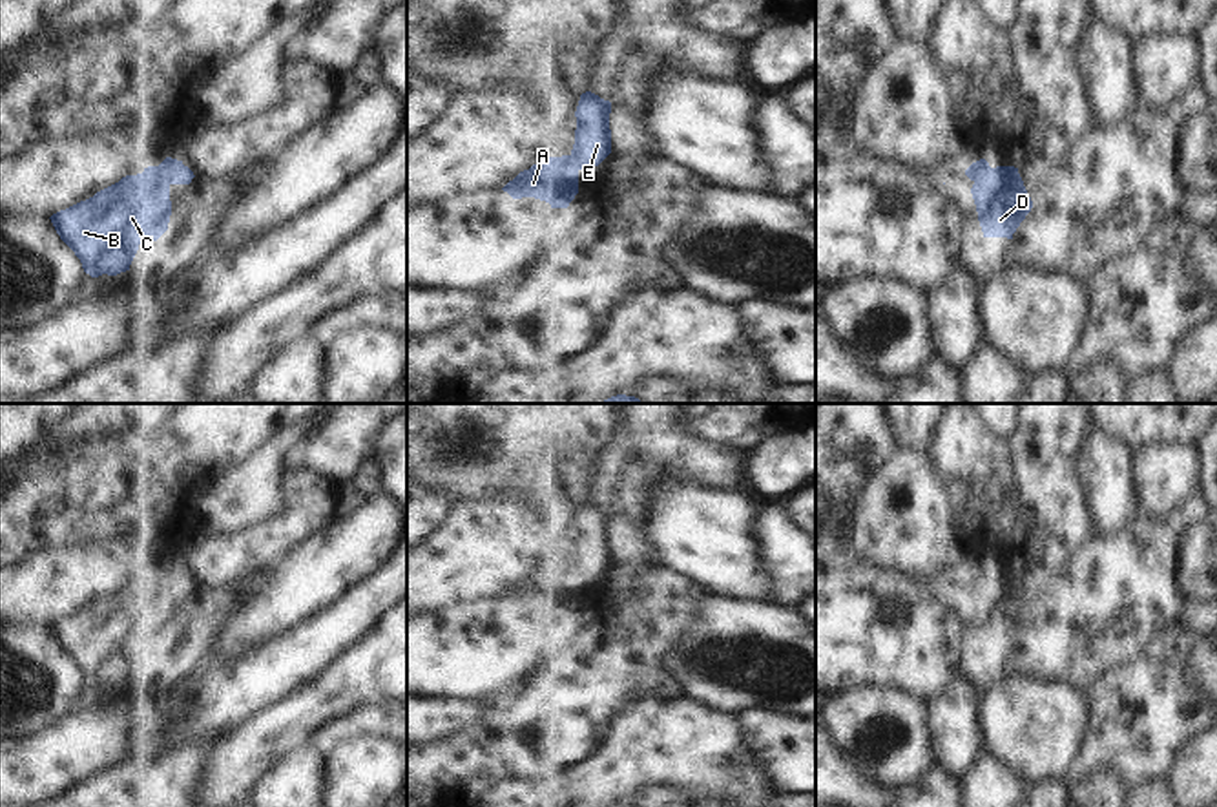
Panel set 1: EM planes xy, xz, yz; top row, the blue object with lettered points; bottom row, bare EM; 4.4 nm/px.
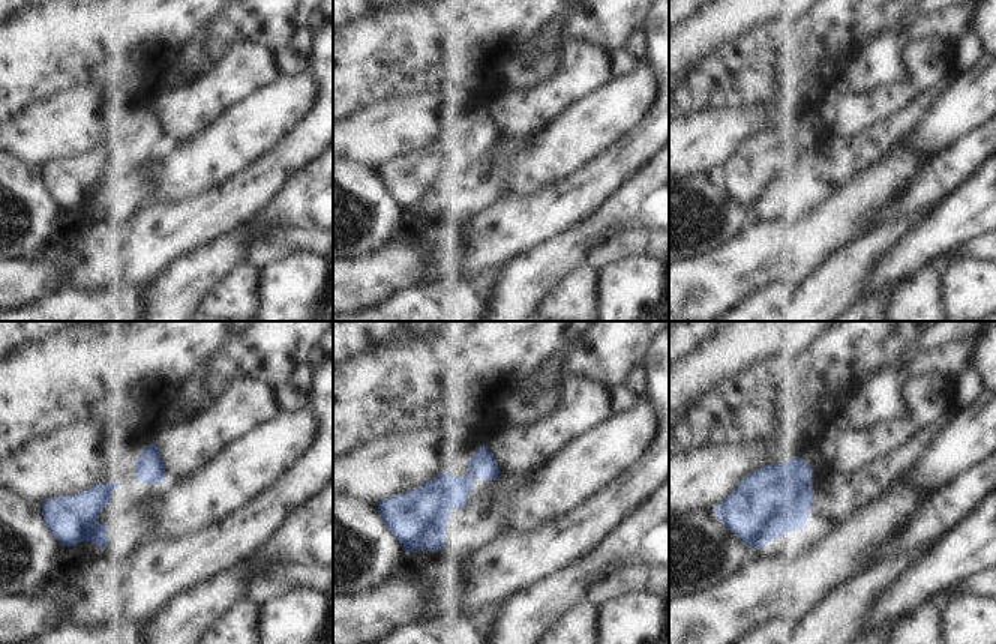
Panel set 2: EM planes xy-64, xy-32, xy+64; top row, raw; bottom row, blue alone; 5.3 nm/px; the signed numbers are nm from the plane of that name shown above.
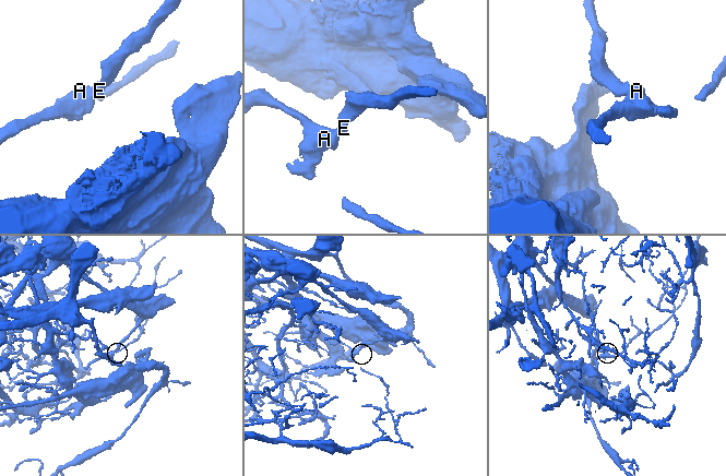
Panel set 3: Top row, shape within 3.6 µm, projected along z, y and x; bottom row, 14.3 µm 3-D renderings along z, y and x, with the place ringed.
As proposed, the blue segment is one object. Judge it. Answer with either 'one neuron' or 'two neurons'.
one neuron

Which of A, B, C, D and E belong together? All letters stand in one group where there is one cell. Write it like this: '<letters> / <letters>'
A B C D E

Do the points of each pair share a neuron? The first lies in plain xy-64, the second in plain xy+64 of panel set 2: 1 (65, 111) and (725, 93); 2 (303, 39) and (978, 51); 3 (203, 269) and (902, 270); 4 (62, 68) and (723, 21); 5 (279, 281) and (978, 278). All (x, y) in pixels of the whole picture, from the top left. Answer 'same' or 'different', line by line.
1: different
2: same
3: same
4: different
5: same

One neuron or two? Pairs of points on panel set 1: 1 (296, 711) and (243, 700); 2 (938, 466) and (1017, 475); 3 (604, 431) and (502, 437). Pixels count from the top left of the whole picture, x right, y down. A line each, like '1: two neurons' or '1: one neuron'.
1: two neurons
2: two neurons
3: one neuron

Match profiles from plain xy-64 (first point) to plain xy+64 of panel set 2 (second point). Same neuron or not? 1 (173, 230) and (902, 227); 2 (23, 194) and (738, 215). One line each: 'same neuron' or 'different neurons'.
1: different neurons
2: same neuron

